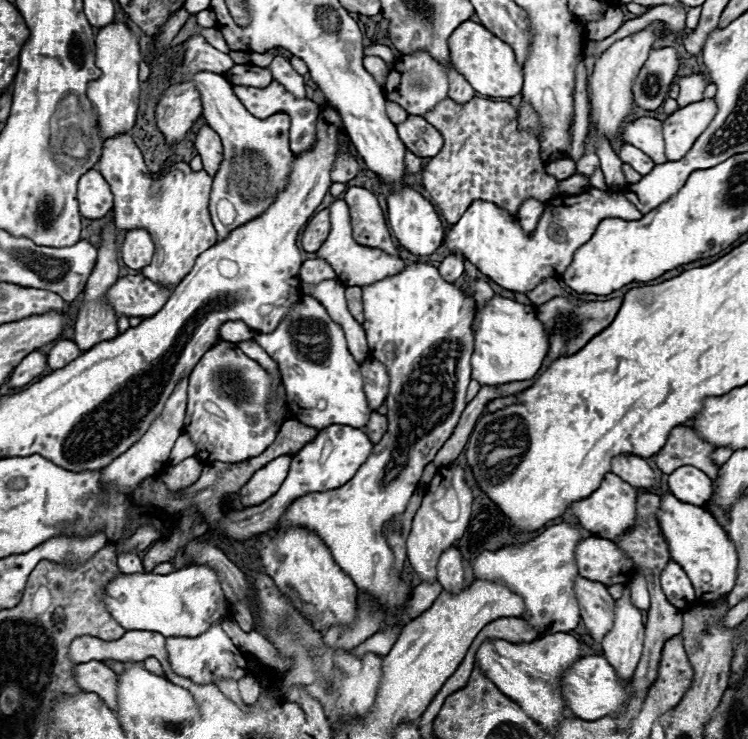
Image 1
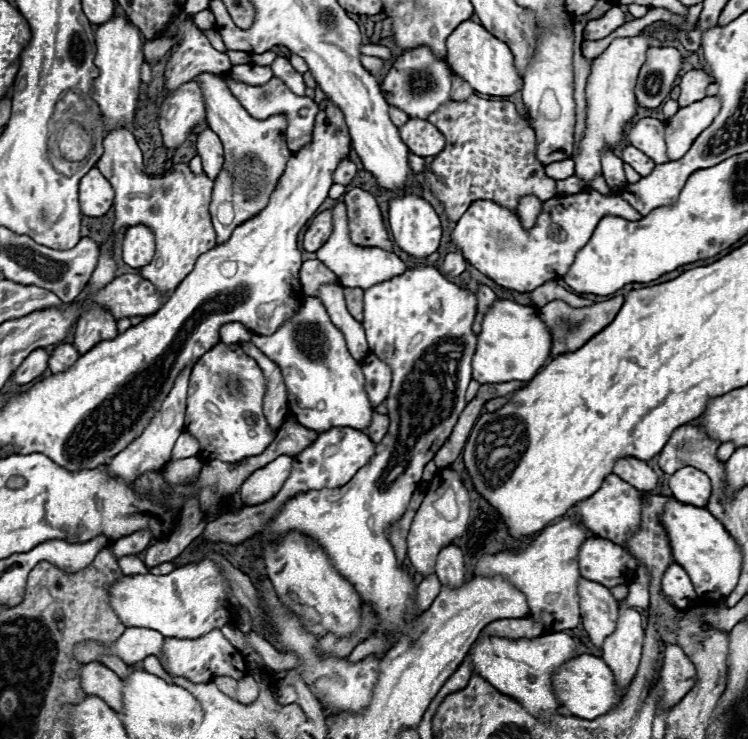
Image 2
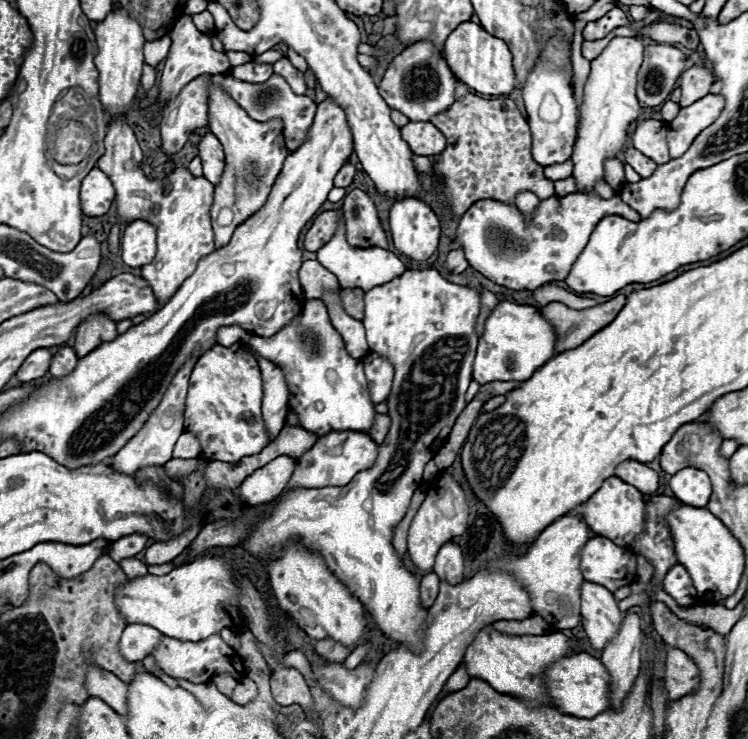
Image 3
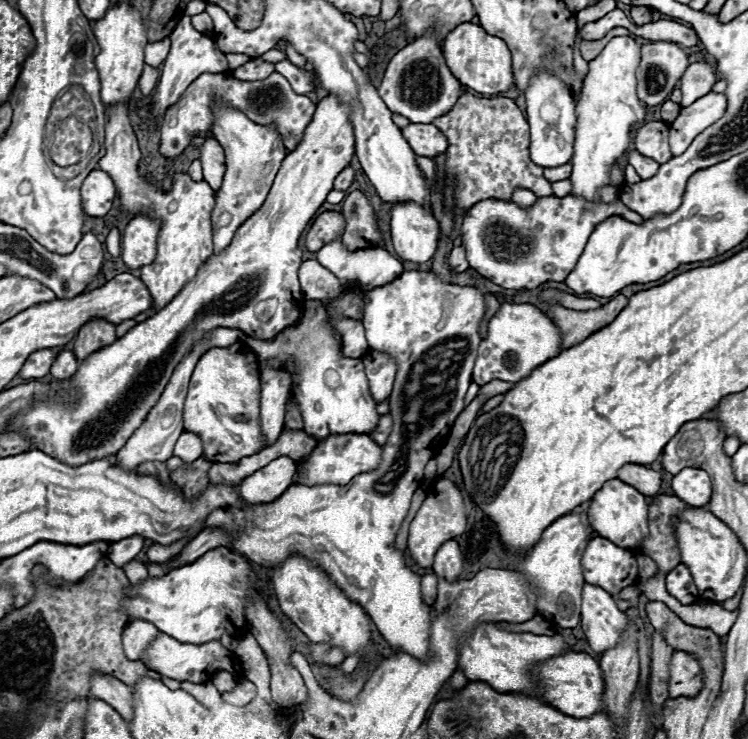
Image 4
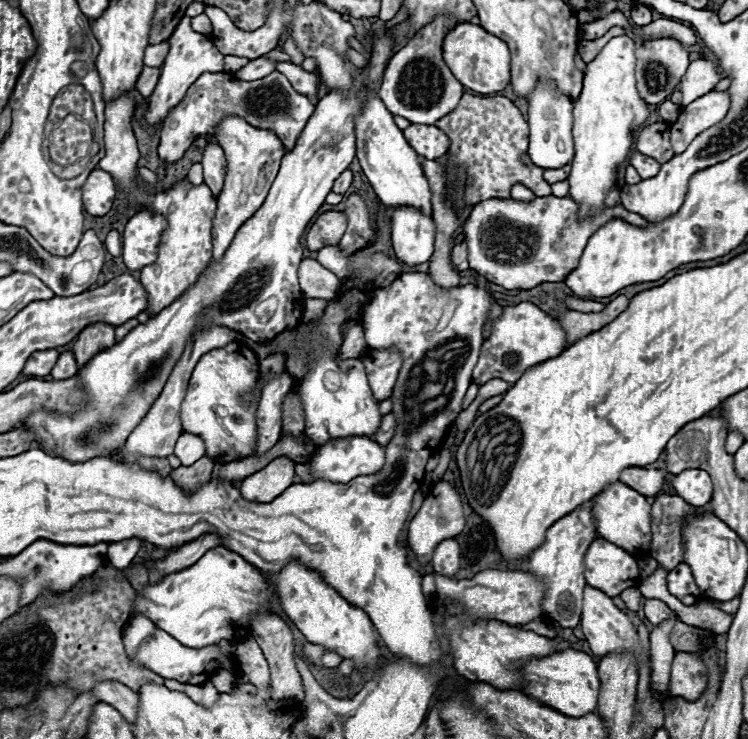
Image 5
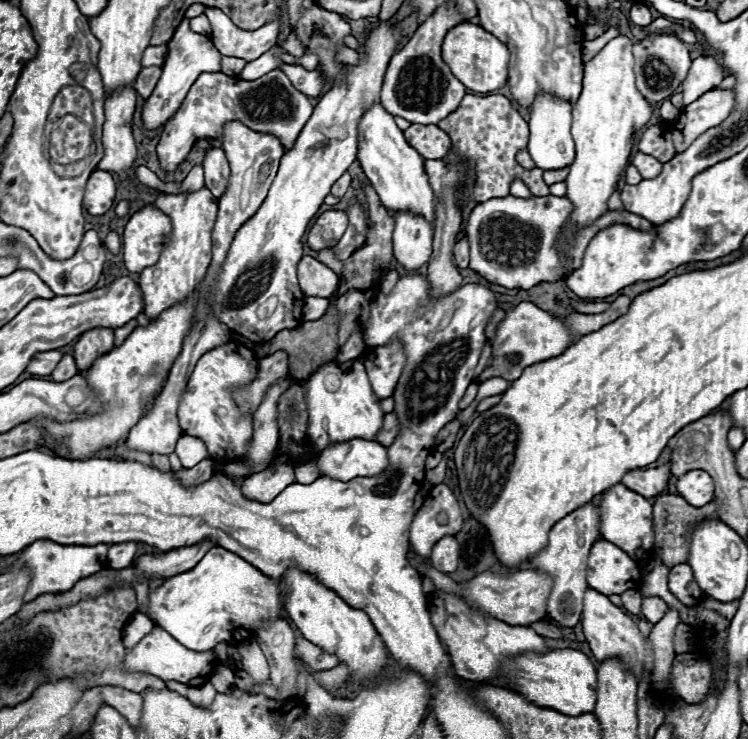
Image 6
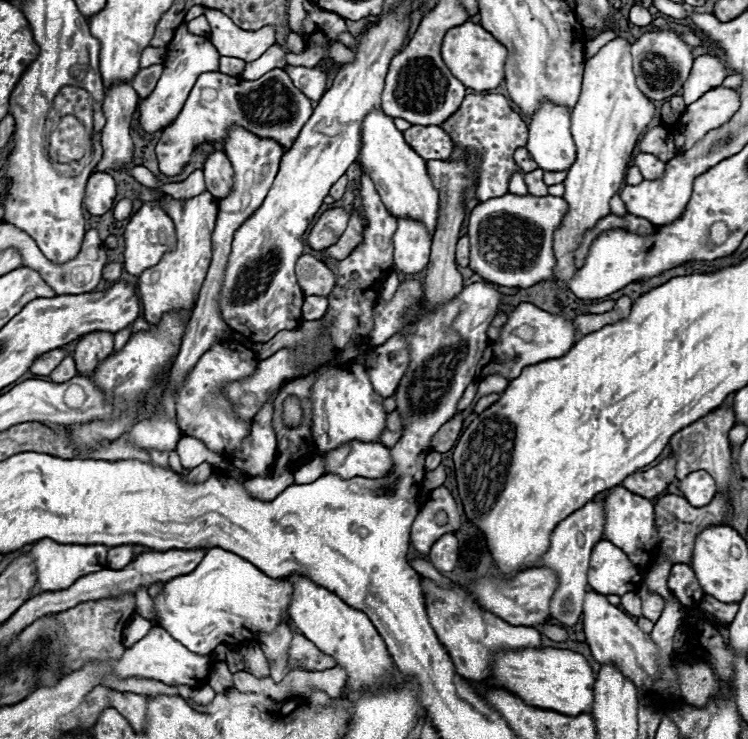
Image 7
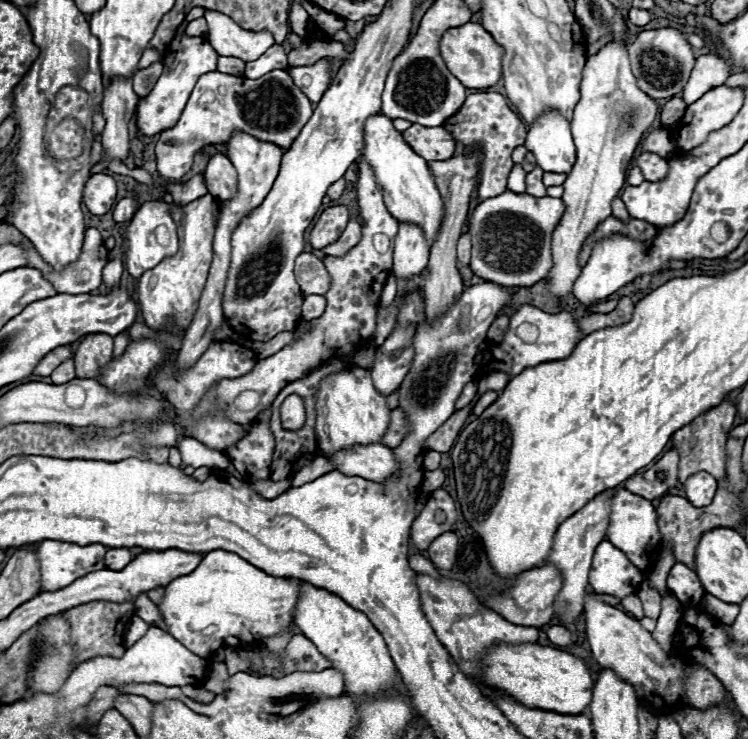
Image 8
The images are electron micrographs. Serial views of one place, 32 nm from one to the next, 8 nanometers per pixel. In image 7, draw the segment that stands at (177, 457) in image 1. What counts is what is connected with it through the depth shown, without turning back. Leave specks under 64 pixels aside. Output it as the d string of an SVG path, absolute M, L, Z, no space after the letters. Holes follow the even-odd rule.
M182 436L178 440L176 452L178 452L184 468L194 468L202 462L210 462L214 468L226 468L228 466L228 462L222 456L216 456L216 452L208 452L208 448L192 436Z

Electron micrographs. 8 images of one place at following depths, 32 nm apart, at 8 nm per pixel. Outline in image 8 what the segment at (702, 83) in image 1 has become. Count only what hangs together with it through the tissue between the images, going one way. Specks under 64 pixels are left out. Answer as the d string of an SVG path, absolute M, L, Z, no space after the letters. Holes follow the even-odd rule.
M714 54L698 56L694 70L690 74L690 80L686 82L686 86L682 90L684 102L686 104L696 102L704 92L708 92L716 86L722 86L730 74L732 74L730 66L722 58L718 58Z

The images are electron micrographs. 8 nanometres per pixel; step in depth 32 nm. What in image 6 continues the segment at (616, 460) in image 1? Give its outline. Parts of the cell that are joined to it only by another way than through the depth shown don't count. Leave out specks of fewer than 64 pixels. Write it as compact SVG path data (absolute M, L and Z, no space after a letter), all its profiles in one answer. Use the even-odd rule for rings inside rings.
M664 464L660 468L650 468L650 470L636 468L636 470L628 470L622 476L622 484L646 498L652 498L664 490L670 476L672 476L670 464Z

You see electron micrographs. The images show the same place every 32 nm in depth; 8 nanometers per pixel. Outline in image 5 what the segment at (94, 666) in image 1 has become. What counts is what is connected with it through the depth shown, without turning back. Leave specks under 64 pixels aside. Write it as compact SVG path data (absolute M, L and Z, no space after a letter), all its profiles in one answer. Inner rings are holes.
M96 682L92 692L96 694L96 698L100 698L102 702L114 706L128 722L136 720L136 706L138 706L138 696L136 692L132 692L128 686L120 684L120 682Z

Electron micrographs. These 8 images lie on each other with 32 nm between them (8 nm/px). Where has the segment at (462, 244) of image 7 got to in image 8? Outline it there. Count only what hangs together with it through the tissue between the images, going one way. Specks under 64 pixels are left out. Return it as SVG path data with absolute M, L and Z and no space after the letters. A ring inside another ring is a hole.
M462 234L458 240L458 262L462 266L468 266L470 262L470 234Z

